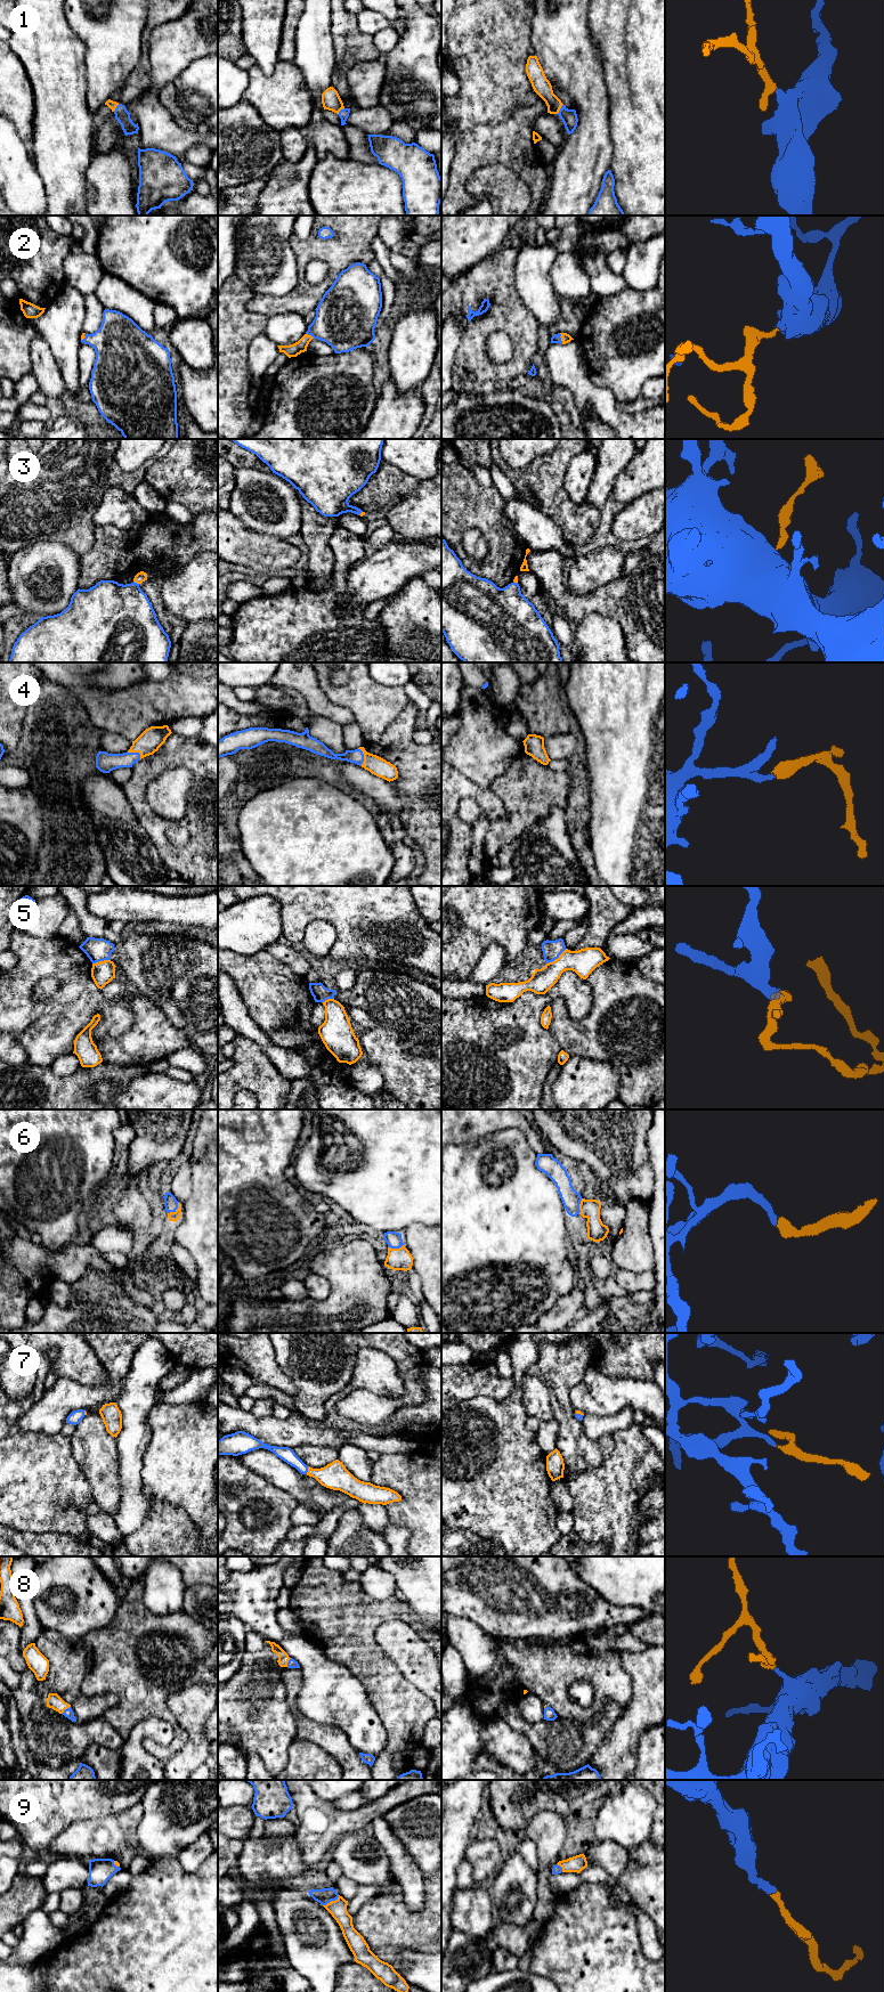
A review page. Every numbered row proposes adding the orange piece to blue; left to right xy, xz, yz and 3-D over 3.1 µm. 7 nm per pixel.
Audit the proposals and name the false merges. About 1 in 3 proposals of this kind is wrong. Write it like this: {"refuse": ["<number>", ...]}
{"refuse": ["5"]}

